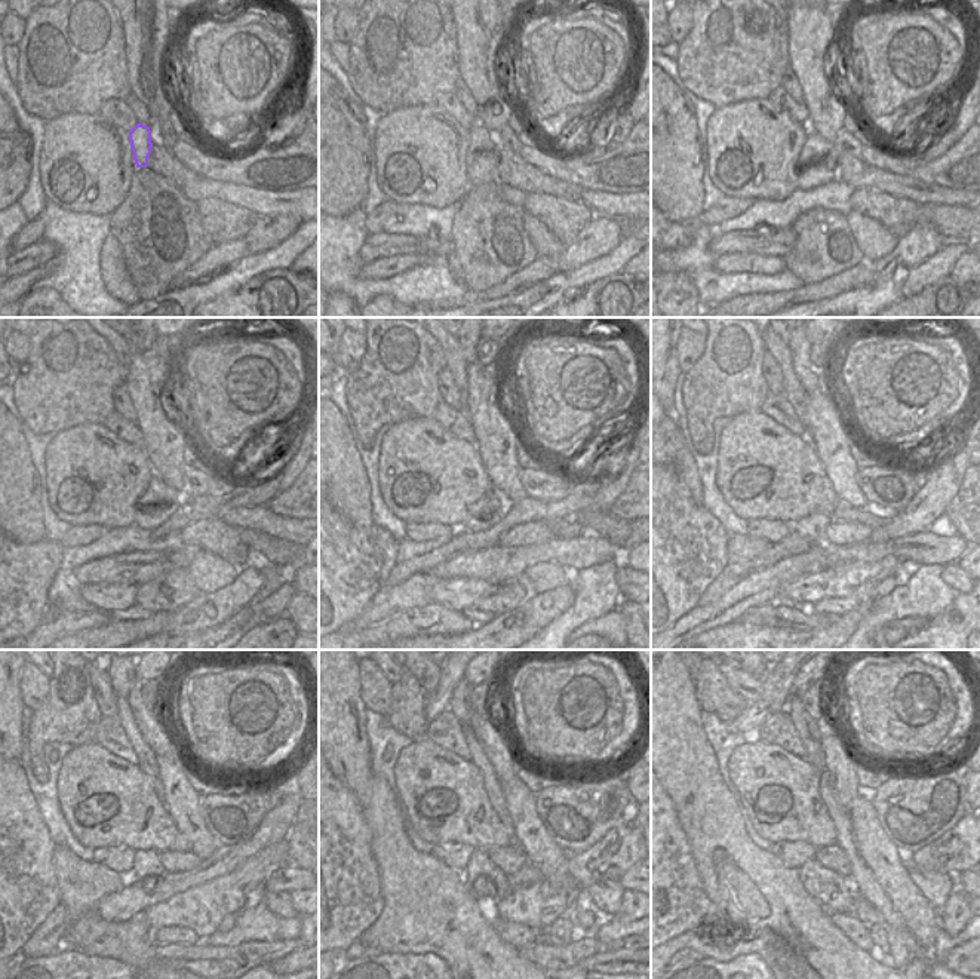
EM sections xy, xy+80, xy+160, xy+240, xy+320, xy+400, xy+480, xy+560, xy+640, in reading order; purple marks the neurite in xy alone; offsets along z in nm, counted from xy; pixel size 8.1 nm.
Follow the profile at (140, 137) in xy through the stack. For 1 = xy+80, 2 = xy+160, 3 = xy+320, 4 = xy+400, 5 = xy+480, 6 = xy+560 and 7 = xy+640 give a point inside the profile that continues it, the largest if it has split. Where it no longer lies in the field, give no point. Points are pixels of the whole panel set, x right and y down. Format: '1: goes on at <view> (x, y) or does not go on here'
1: goes on at xy+80 (482, 155)
2: goes on at xy+160 (817, 160)
3: goes on at xy+320 (487, 512)
4: goes on at xy+400 (811, 527)
5: goes on at xy+480 (146, 864)
6: goes on at xy+560 (494, 884)
7: goes on at xy+640 (825, 884)

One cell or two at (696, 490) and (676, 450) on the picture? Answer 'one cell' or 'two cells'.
one cell

